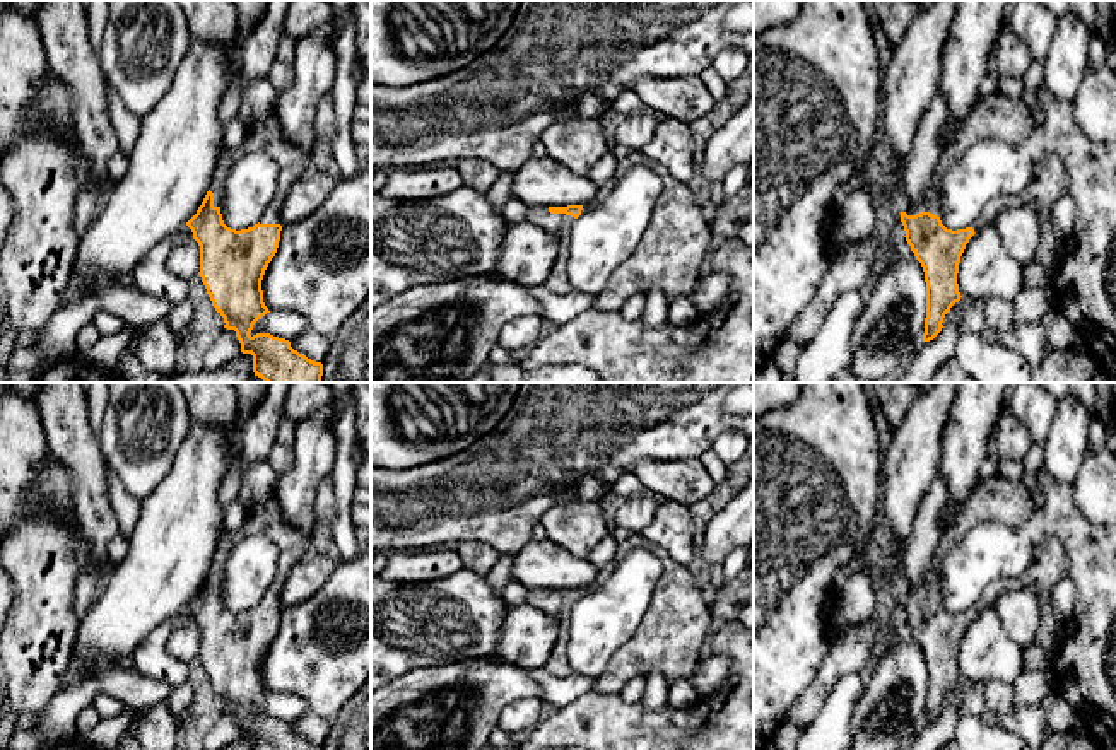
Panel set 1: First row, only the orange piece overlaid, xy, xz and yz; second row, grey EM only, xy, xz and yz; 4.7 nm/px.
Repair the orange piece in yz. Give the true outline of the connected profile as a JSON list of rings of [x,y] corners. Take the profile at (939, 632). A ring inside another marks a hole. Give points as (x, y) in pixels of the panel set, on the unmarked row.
[[[983,473],[955,523],[947,526],[931,559],[930,583],[918,591],[904,589],[901,605],[906,624],[921,646],[926,665],[926,700],[923,724],[933,723],[943,711],[943,700],[960,683],[957,656],[972,610],[947,612],[938,600],[938,569],[955,543],[978,523],[1024,526],[1036,513],[1034,499],[1022,480],[1007,480],[996,473]]]

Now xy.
[[[270,497],[255,511],[246,513],[246,519],[239,531],[224,531],[217,542],[209,574],[198,589],[197,596],[186,605],[193,615],[193,622],[200,629],[200,654],[202,665],[212,683],[215,694],[224,700],[224,711],[234,712],[241,726],[243,736],[253,738],[253,750],[323,750],[321,745],[314,745],[291,729],[285,721],[273,719],[270,716],[250,718],[253,707],[265,699],[268,690],[263,685],[261,663],[265,653],[277,636],[280,624],[280,593],[287,579],[289,571],[296,562],[302,560],[311,545],[313,535],[302,535],[291,526],[279,509],[277,497]],[[246,535],[263,535],[279,548],[279,565],[275,576],[265,591],[258,606],[248,612],[231,612],[224,606],[220,596],[222,567],[232,550],[232,547]]]

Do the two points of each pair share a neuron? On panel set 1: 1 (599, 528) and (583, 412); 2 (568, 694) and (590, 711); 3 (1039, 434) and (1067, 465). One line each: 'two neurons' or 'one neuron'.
1: two neurons
2: two neurons
3: two neurons

